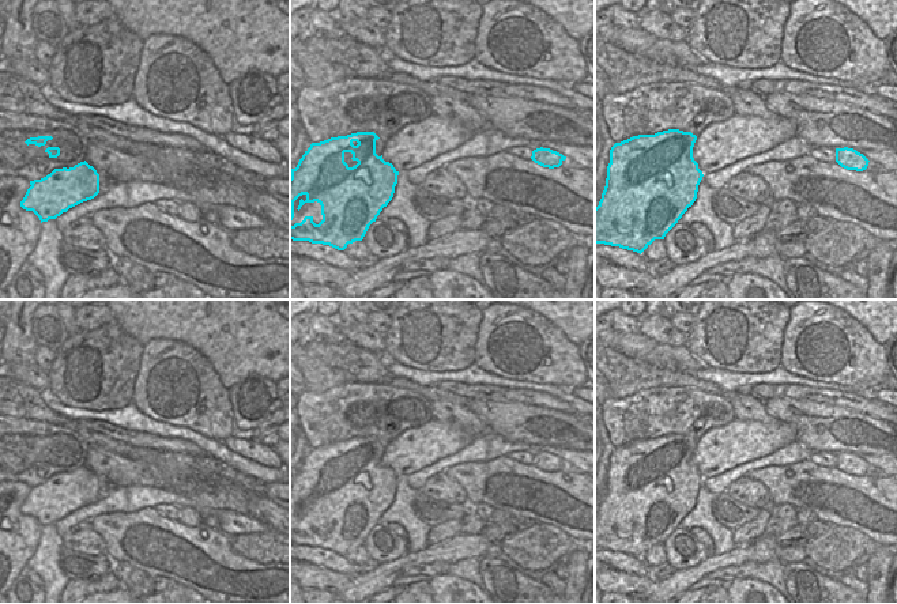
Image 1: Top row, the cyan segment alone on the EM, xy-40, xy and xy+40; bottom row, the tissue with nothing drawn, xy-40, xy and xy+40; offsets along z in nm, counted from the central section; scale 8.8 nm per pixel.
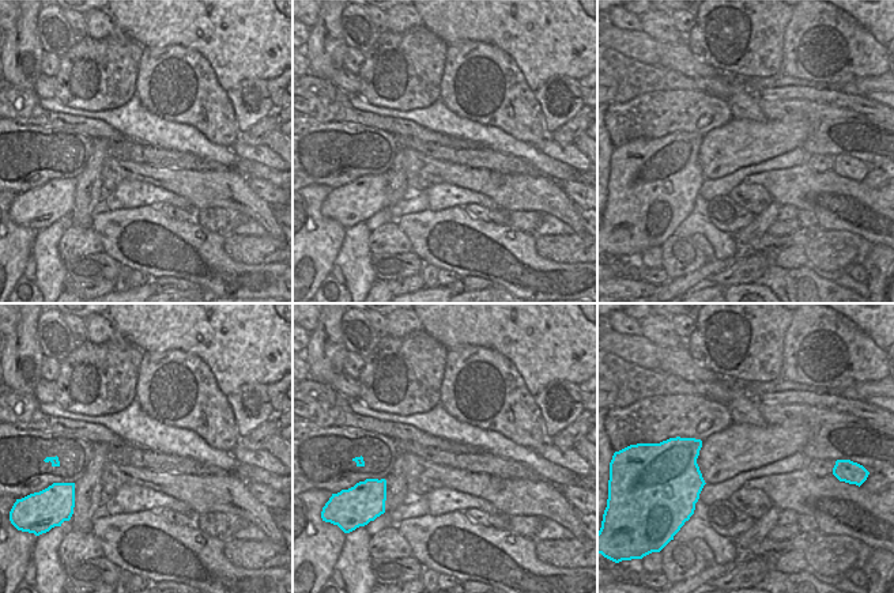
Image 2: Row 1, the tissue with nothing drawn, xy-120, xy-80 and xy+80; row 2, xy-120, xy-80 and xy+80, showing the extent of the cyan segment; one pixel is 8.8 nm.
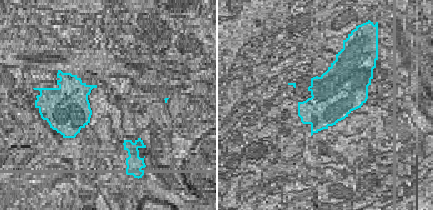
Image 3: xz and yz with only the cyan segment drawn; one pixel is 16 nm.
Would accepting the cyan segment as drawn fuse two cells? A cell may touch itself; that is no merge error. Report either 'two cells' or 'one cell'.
two cells

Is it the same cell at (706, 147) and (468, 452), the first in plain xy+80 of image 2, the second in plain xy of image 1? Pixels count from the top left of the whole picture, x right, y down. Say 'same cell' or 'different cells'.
different cells

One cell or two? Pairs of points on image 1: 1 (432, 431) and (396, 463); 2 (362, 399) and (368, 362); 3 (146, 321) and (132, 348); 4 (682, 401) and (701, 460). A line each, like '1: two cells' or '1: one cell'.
1: one cell
2: two cells
3: two cells
4: two cells

